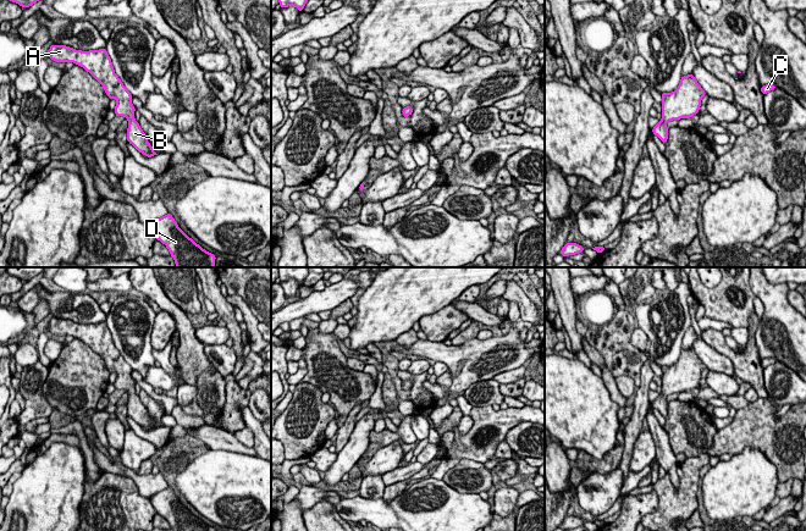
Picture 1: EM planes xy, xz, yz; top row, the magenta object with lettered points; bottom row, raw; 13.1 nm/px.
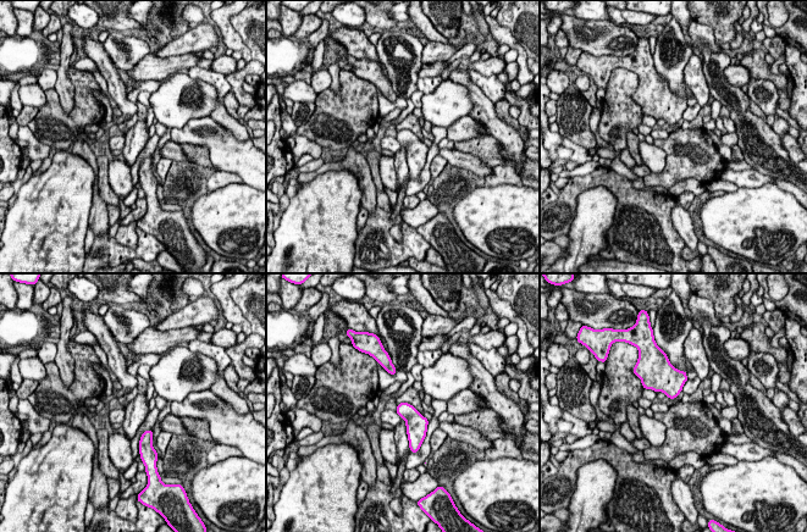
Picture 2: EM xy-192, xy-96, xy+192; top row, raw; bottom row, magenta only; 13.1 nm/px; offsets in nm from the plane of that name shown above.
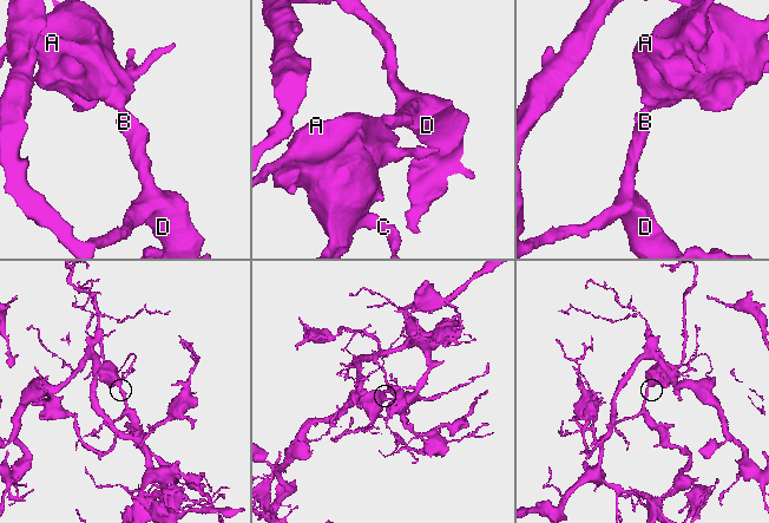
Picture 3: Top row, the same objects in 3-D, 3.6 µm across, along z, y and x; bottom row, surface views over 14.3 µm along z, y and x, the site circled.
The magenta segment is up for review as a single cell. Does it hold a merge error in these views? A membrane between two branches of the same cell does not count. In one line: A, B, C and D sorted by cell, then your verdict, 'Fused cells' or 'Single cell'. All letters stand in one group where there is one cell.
Groups: A B C D. Single cell

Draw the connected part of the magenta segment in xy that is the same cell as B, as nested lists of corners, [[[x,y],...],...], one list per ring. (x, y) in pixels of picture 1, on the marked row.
[[[53,44],[46,55],[55,62],[73,62],[89,72],[103,85],[107,98],[117,100],[114,109],[116,117],[123,116],[128,120],[127,142],[147,157],[158,155],[139,122],[134,120],[136,106],[132,104],[132,94],[115,73],[105,48],[82,51],[71,46]]]

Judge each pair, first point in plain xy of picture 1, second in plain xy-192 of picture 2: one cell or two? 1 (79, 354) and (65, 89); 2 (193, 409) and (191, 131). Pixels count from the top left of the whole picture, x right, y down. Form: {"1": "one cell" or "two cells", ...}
{"1": "two cells", "2": "two cells"}

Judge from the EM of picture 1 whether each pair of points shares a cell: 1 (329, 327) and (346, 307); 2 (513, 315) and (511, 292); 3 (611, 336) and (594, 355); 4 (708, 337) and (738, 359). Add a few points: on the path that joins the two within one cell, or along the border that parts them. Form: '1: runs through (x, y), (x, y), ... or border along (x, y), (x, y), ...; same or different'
1: runs through (331, 322), (341, 310); same
2: border along (509, 300), (517, 304), (520, 316); different
3: border along (584, 336), (607, 365); different
4: runs through (716, 341), (730, 354); same

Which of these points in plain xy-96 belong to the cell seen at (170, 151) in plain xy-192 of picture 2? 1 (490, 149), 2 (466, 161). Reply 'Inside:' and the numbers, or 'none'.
Inside: 2

